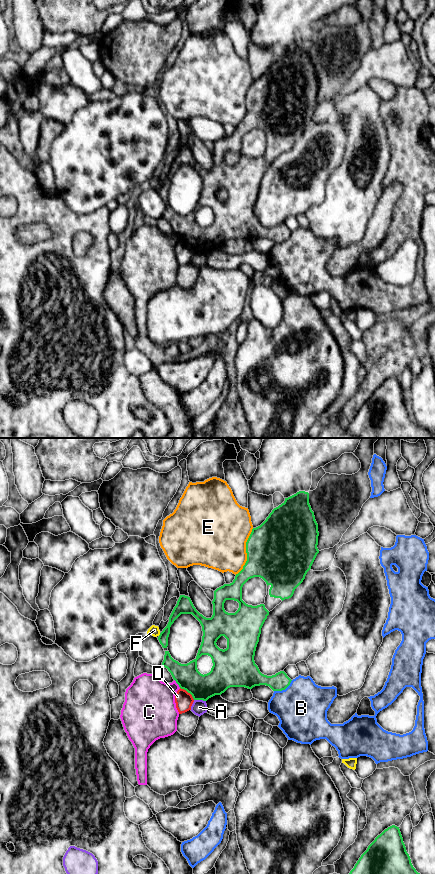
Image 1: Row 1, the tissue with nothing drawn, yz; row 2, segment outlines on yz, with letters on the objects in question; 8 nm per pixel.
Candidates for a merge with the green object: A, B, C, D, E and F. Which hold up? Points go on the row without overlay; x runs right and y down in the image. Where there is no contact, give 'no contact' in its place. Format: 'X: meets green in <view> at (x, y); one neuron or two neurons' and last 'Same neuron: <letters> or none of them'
A: meets green in yz at (200, 251); two neurons
B: meets green in yz at (283, 241); two neurons
C: meets green in yz at (176, 234); two neurons
D: meets green in yz at (188, 244); two neurons
E: meets green in yz at (246, 104); two neurons
F: meets green in yz at (160, 186); two neurons
Same neuron: none of them

